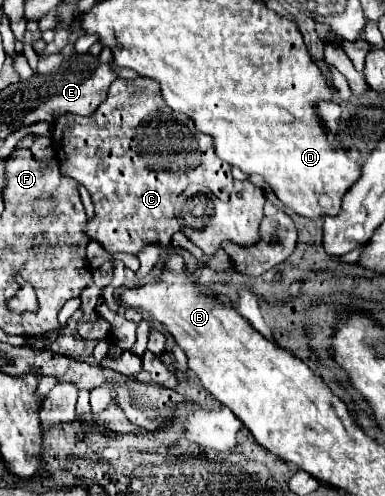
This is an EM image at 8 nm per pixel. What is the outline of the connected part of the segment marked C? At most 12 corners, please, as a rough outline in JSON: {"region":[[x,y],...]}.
{"region":[[115,79],[53,123],[113,255],[169,247],[187,185],[221,201],[231,165],[157,81]]}

